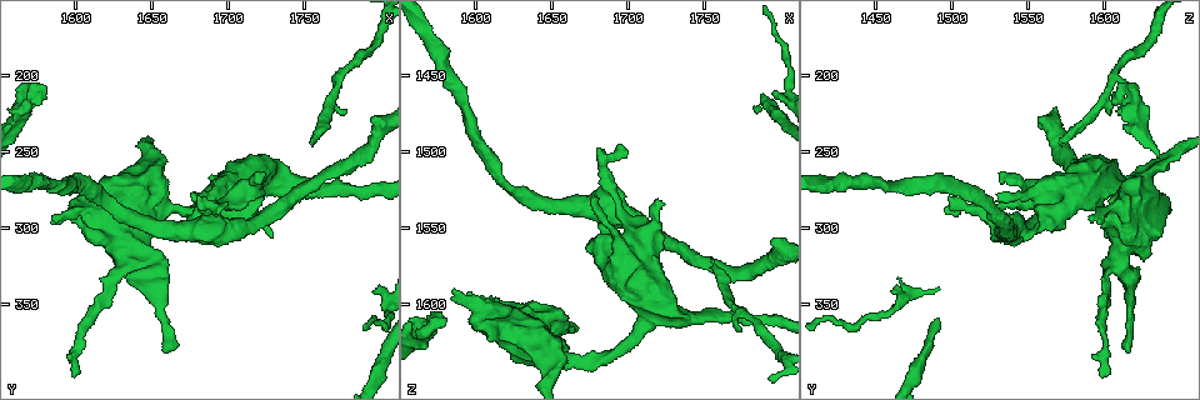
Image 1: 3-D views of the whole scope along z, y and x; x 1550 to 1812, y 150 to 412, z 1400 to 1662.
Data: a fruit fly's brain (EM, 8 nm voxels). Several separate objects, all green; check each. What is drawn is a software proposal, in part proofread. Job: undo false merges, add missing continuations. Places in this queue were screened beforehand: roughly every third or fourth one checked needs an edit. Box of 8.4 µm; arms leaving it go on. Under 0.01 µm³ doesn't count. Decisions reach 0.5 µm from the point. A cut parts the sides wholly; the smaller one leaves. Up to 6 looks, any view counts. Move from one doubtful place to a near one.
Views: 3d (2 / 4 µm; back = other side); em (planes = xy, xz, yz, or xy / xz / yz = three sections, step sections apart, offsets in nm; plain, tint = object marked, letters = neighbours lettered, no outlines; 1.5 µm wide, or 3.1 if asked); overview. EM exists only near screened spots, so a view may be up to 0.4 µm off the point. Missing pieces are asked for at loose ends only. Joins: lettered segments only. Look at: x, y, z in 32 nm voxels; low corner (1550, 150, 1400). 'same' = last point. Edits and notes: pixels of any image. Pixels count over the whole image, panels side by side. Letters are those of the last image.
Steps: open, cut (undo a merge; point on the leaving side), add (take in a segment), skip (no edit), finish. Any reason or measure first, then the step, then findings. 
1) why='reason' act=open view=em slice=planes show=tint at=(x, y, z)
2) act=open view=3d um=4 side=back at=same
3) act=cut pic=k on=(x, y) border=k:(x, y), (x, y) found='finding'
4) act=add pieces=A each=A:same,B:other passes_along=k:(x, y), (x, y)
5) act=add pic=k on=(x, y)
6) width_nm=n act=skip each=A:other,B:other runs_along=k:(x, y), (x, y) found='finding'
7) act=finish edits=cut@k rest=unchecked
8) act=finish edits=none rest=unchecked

why='an open end' act=open view=em slice=xz step=4 show=letters at=(1582, 210, 1610)

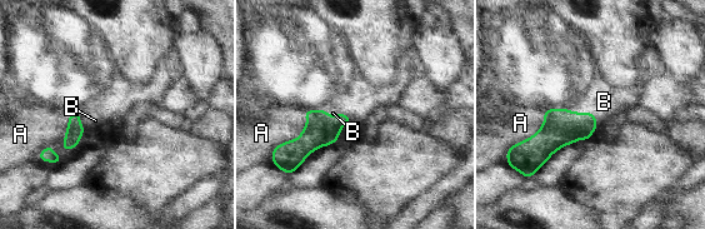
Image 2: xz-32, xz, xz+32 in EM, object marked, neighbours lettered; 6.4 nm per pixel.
why='another direction' act=open view=em slice=planes show=letters at=same

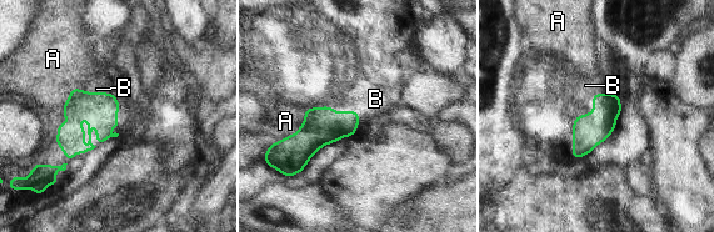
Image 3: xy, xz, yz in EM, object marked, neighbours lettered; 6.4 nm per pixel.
width_nm=140 act=add pieces=B each=A:other,B:same passes_along=3:(592, 129), (599, 94), (585, 85) found='the neuron continues'

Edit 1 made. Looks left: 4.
act=open view=3d um=4 at=(1684, 288, 1506)

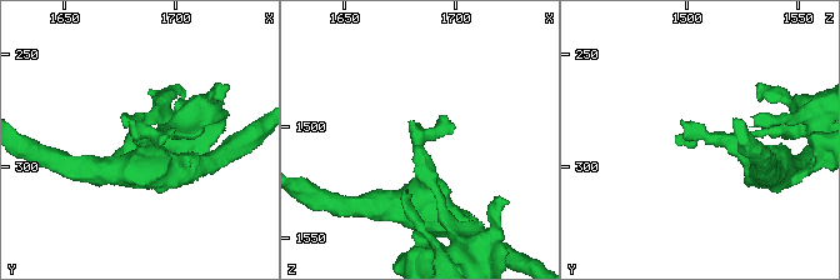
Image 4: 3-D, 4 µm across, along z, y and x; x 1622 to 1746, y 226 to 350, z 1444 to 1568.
act=open view=em slice=xz step=8 show=letters at=(1685, 286, 1505)

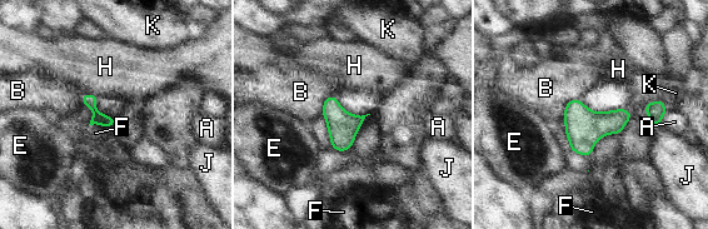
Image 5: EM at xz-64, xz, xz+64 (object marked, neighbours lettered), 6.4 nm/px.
act=open view=em slice=planes show=letters at=same

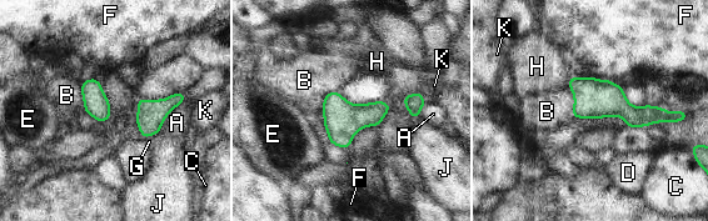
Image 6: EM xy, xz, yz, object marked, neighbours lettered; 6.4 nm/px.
act=cut pic=6 on=(678, 115) each=A:other,B:other,C:other,D:other,E:other,F:other,G:other,H:other,J:other,K:other border=6:(668, 112), (664, 121) found='a second neuron is stuck on'

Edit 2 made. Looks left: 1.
act=finish edits=add@3,cut@6 rest=unchecked

